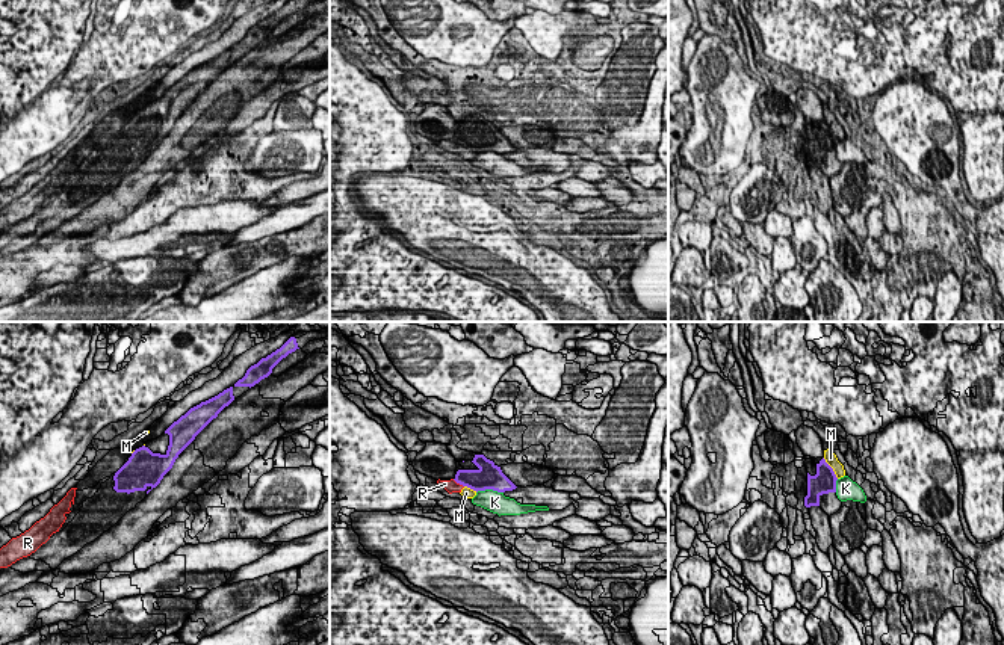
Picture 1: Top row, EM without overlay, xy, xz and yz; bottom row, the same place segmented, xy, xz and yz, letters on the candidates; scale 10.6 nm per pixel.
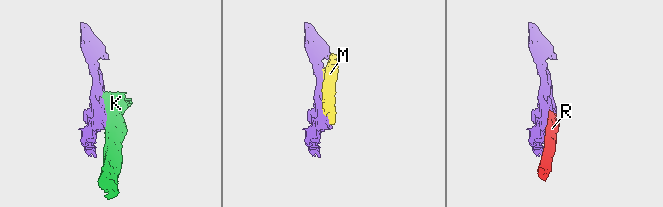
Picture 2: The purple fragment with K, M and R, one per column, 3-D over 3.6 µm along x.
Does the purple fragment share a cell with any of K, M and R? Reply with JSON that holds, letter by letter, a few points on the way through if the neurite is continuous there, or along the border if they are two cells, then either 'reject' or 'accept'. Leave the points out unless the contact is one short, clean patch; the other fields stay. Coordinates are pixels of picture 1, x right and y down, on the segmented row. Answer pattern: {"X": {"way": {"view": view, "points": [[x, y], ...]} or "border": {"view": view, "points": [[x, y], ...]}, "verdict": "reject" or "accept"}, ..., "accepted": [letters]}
{"K": {"verdict": "reject"}, "M": {"verdict": "reject"}, "R": {"border": {"view": "xz", "points": [[452, 479], [463, 487]]}, "verdict": "reject"}, "accepted": []}

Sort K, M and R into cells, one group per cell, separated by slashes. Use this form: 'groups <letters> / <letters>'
groups K / M R

